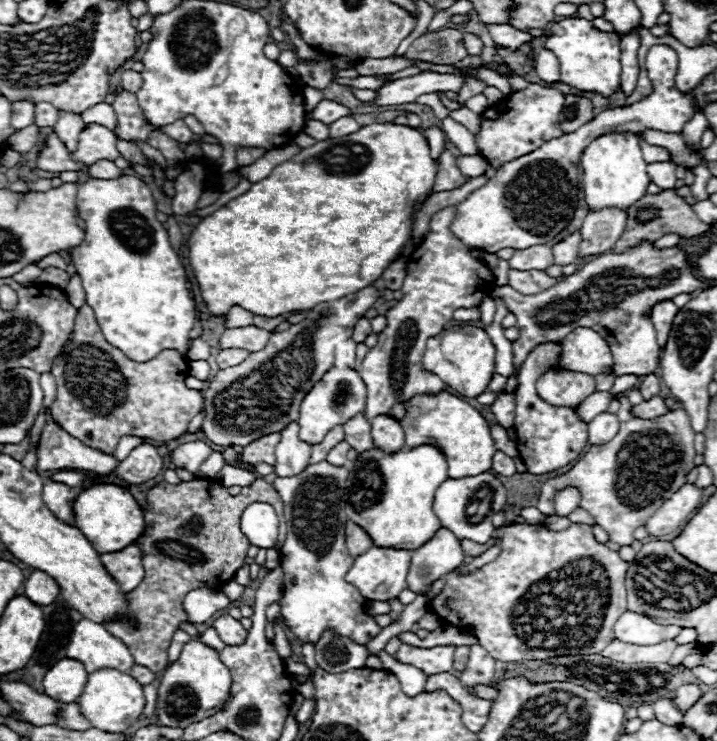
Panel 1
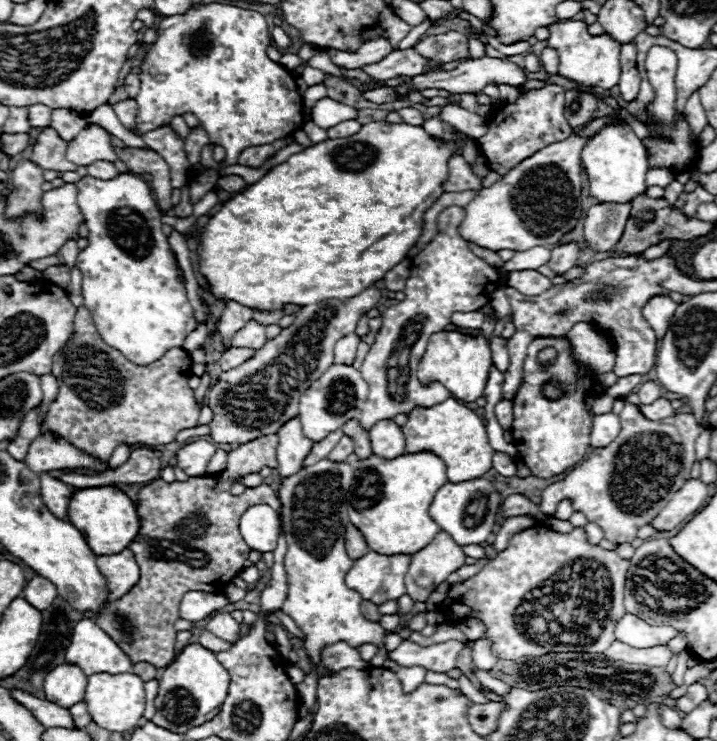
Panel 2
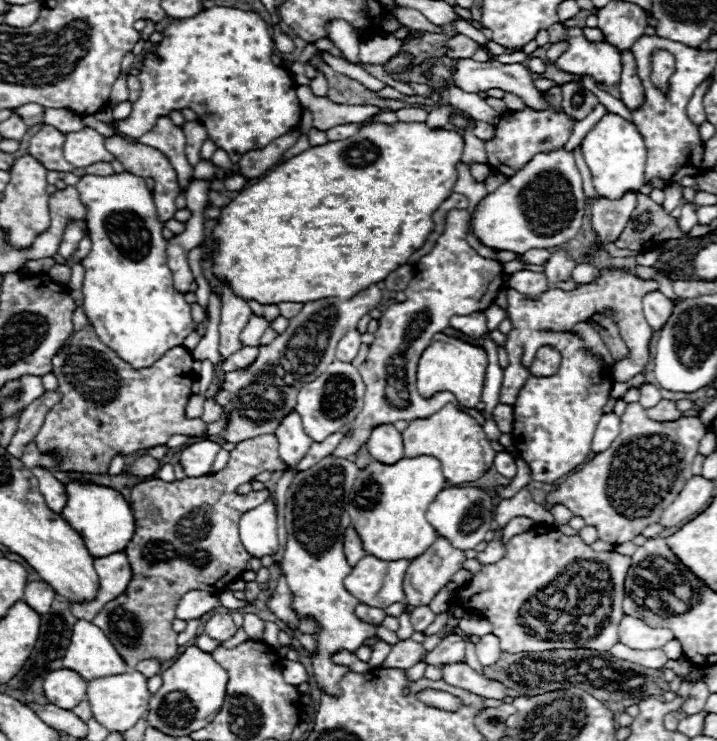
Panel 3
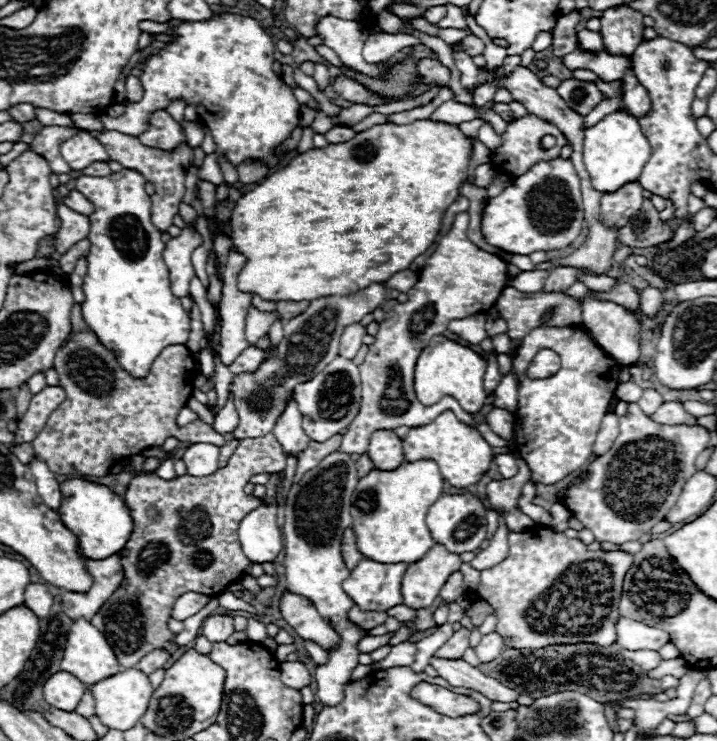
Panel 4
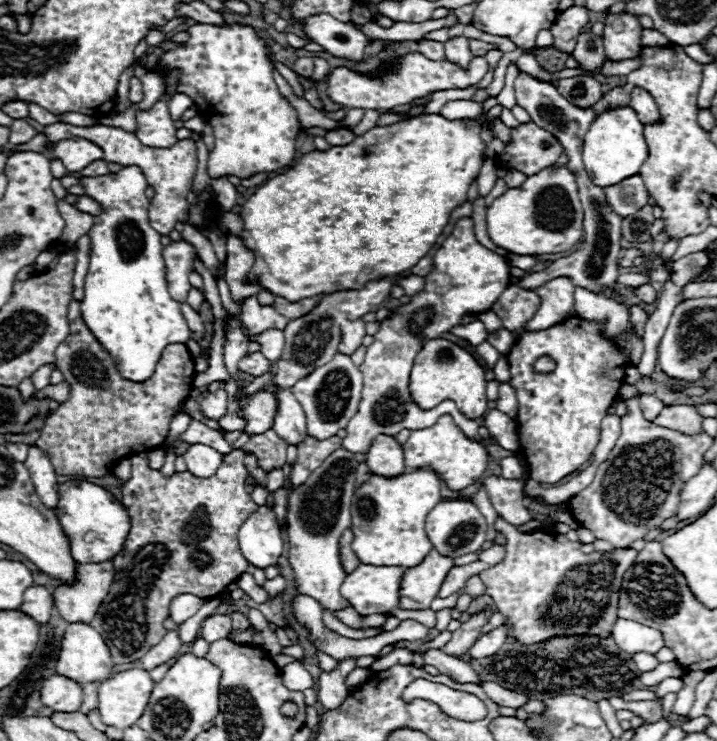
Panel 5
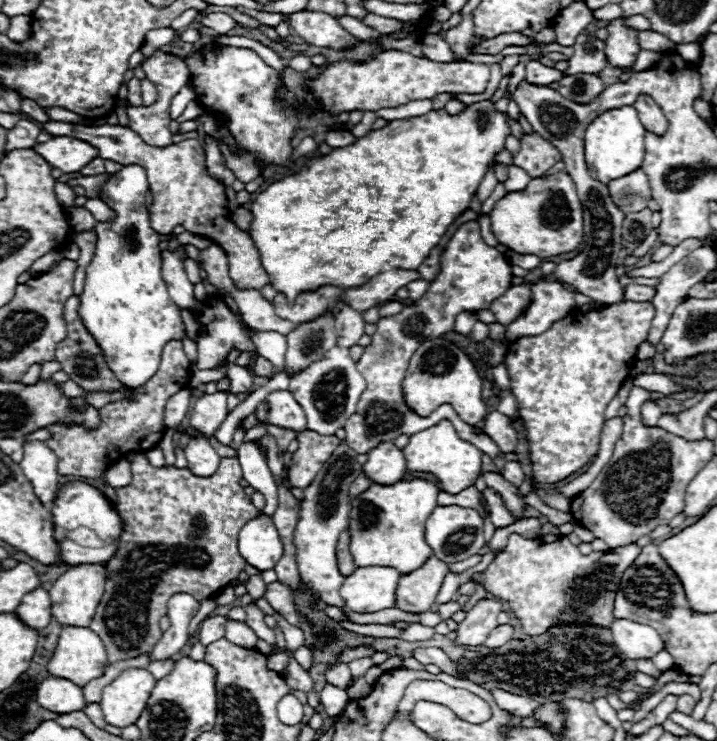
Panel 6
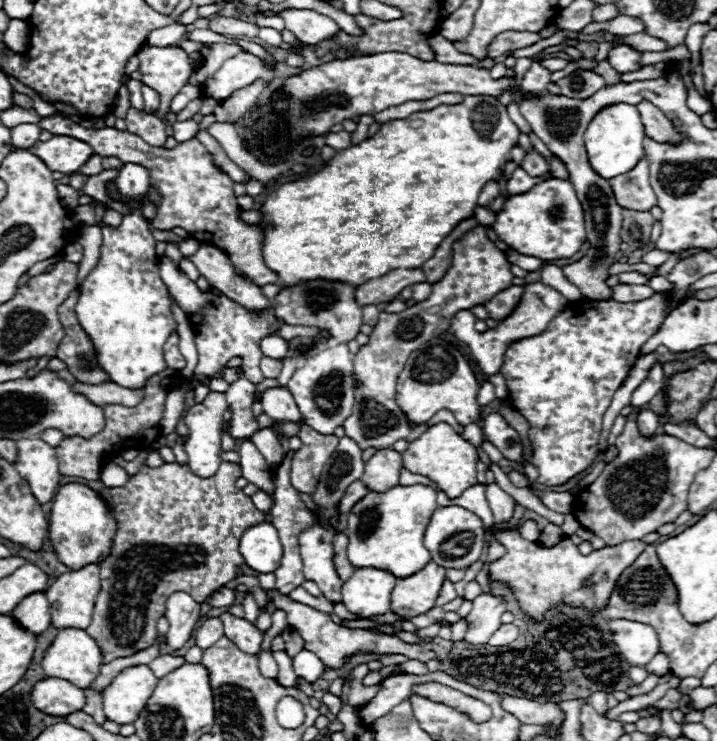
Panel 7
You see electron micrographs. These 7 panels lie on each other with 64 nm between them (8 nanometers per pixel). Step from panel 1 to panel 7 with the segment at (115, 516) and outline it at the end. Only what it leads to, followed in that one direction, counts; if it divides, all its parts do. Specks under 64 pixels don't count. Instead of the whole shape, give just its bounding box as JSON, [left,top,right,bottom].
[50,484,118,570]

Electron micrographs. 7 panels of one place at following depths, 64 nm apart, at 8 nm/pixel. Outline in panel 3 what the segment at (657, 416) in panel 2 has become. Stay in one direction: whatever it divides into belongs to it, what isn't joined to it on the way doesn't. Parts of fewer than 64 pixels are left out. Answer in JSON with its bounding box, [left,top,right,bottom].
[646,400,682,422]

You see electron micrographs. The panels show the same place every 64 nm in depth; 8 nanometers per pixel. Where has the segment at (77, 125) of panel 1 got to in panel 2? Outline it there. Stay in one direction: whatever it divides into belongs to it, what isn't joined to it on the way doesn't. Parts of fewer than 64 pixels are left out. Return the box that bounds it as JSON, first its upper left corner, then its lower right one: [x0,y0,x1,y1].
[50,110,88,142]

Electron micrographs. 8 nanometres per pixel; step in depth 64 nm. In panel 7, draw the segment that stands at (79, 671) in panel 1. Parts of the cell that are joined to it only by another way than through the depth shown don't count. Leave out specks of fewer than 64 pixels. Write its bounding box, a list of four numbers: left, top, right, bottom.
[32,678,86,716]

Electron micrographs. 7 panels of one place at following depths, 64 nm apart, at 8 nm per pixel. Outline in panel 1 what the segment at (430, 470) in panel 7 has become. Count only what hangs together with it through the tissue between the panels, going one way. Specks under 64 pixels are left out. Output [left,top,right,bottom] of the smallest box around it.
[400,390,496,478]

